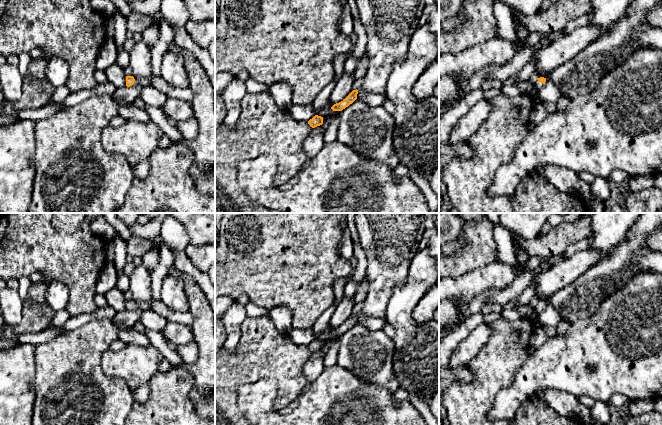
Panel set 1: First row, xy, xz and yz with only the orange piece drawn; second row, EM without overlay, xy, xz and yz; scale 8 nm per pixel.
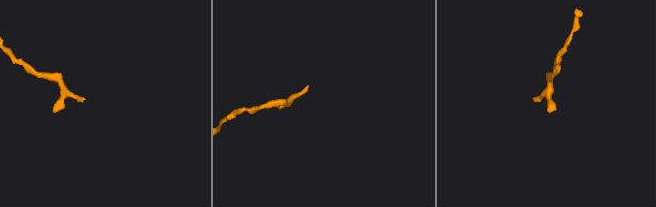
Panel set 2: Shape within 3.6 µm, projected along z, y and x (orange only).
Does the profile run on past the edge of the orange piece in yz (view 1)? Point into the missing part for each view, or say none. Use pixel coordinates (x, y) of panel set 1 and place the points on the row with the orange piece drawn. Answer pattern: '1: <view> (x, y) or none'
1: yz (539, 85)

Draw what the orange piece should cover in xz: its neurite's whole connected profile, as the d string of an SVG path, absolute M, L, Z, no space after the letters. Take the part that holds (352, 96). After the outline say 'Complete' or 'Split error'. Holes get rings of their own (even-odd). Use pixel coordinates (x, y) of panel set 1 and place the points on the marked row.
M353 90L343 101L334 104L331 109L333 111L342 111L357 99L358 90Z. Complete

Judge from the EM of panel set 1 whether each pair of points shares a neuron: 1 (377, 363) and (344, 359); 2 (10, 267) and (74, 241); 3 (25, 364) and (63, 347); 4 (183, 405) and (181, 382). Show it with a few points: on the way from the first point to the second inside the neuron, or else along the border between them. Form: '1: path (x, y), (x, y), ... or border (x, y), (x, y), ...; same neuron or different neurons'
1: path (369, 359), (352, 359); same neuron
2: path (26, 252), (31, 252), (42, 241), (58, 241); same neuron
3: border (33, 352), (35, 360), (34, 384); different neurons
4: path (181, 399), (181, 388); same neuron

